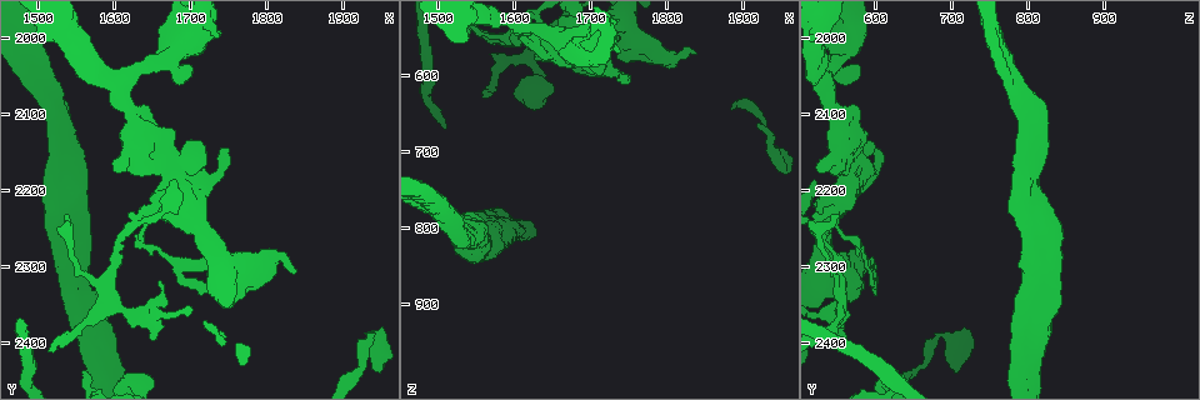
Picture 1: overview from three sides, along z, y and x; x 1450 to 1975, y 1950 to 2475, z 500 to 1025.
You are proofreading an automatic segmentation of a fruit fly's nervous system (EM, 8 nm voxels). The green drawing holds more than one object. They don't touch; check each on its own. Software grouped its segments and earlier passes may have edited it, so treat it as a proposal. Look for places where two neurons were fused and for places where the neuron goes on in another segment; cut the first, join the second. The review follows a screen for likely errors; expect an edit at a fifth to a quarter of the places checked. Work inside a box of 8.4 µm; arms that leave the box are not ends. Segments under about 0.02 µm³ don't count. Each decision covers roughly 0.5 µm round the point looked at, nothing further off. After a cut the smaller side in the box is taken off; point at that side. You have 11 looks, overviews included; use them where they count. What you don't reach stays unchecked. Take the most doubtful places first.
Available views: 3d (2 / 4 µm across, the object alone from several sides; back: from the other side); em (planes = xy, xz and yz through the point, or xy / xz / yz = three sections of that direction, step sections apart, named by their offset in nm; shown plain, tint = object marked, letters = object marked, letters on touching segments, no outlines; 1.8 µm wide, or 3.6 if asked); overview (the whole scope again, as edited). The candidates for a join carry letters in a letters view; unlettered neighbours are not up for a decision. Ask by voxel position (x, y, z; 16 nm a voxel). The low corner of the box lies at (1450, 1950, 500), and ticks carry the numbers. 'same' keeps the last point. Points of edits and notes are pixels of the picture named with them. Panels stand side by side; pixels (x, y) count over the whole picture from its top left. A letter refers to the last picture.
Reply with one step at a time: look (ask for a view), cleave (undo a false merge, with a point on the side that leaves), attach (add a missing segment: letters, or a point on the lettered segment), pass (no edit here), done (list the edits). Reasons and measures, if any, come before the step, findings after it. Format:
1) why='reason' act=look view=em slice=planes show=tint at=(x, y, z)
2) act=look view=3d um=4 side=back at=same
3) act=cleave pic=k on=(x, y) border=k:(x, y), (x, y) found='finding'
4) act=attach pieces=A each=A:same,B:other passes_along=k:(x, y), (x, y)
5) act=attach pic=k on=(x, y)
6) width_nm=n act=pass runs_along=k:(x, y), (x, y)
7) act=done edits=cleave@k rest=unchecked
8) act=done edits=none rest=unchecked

why='abrupt turn' act=look view=3d um=4 at=(1695, 2165, 570)

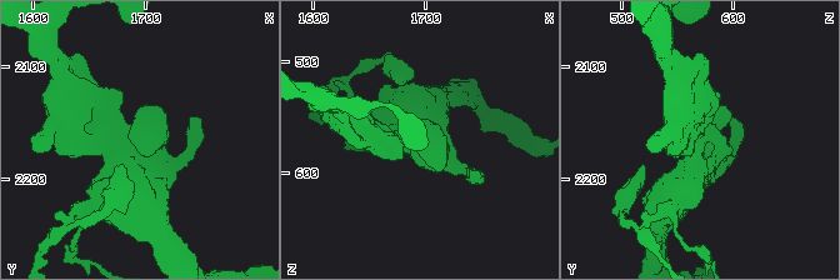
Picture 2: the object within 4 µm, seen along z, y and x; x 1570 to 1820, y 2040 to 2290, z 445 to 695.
why='shape alone is not enough' act=look view=em slice=xz step=8 show=letters at=(1696, 2168, 570)

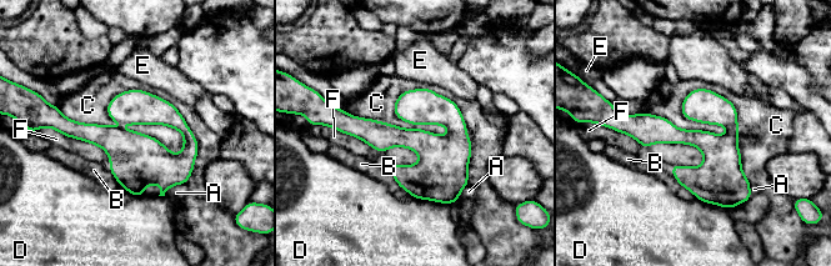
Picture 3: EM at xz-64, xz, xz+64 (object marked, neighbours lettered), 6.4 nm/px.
act=look view=em slice=planes show=letters at=same

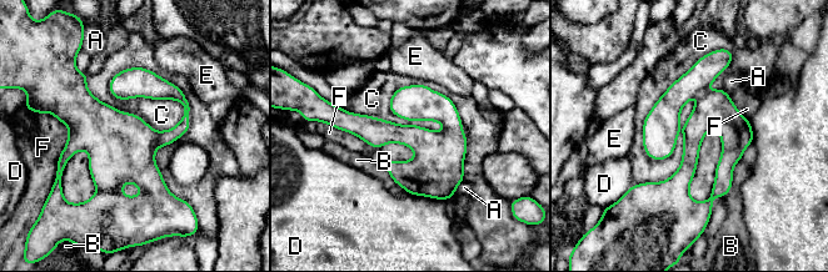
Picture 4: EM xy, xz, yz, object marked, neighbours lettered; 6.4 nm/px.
longest_contact=C:700nm act=pass each=A:other,B:other,C:other,D:other,E:other,F:other found='all the same neuron'

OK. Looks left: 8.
act=look view=em slice=planes show=letters at=(1560, 2435, 625)

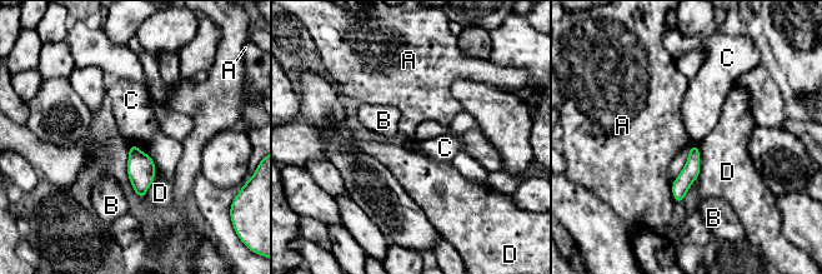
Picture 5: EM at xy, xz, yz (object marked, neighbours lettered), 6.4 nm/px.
act=pass each=A:other,B:other,C:other,D:other runs_along=5:(695, 148), (691, 172), (677, 199) found='none of them fits'

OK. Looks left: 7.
why='thick turns thin' act=look view=em slice=xz step=8 show=tint at=(1940, 2395, 700)

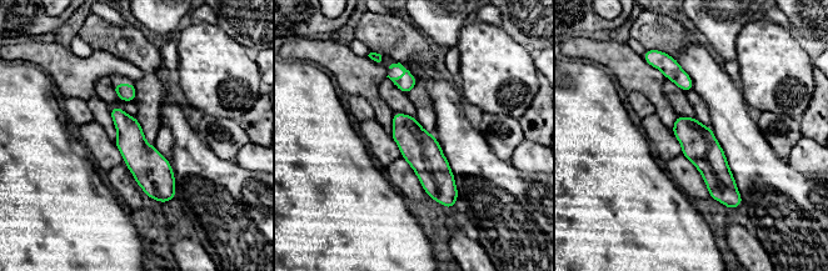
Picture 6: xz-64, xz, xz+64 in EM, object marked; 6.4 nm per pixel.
why='cut it another way' act=look view=em slice=planes show=letters at=same

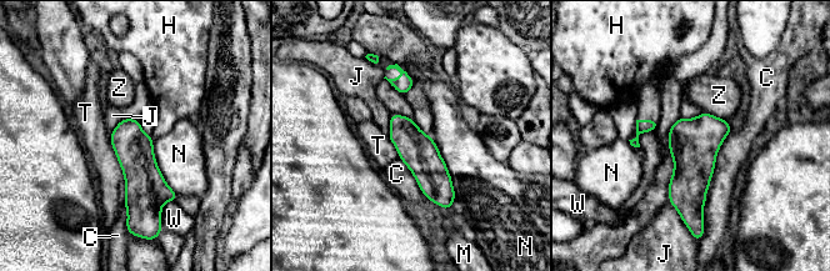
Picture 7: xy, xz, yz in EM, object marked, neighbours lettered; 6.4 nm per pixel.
width_nm=240 longest_contact=C:650nm act=pass each=C:other,H:other,J:other,M:other,N:other,T:other,W:other,Z:other found='all the same neuron'

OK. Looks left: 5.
why='an open end' act=look view=em slice=planes show=letters at=(1655, 2315, 555)

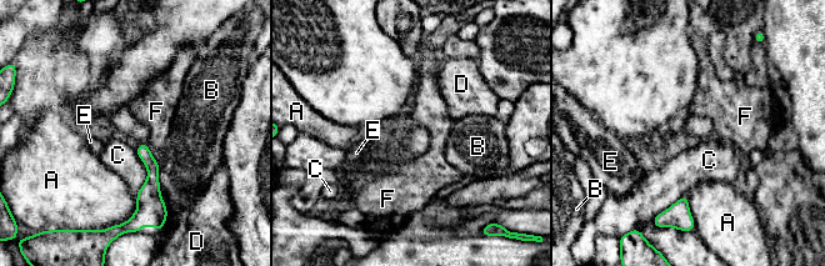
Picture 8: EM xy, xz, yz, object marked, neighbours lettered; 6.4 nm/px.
act=pass each=A:other,B:other,C:other,D:other,E:other,F:other border=8:(134, 149), (146, 167), (136, 192) found='no lettered segment goes on from it'

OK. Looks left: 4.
why='free end' act=look view=em slice=planes show=letters at=(1515, 2245, 795)

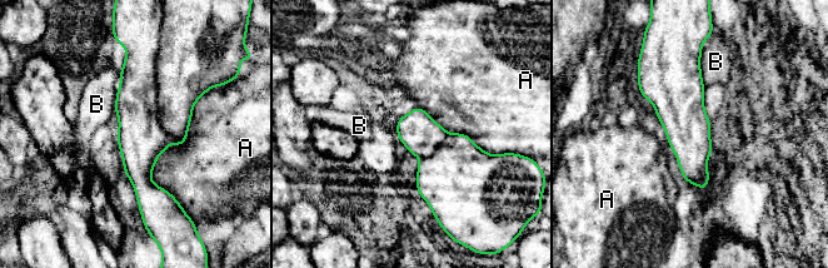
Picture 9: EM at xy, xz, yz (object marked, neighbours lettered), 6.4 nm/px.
act=pass each=A:other,B:other border=9:(206, 90), (151, 172), (181, 207) found='no lettered segment goes on from it'

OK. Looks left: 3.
act=done edits=none rest=unchecked

